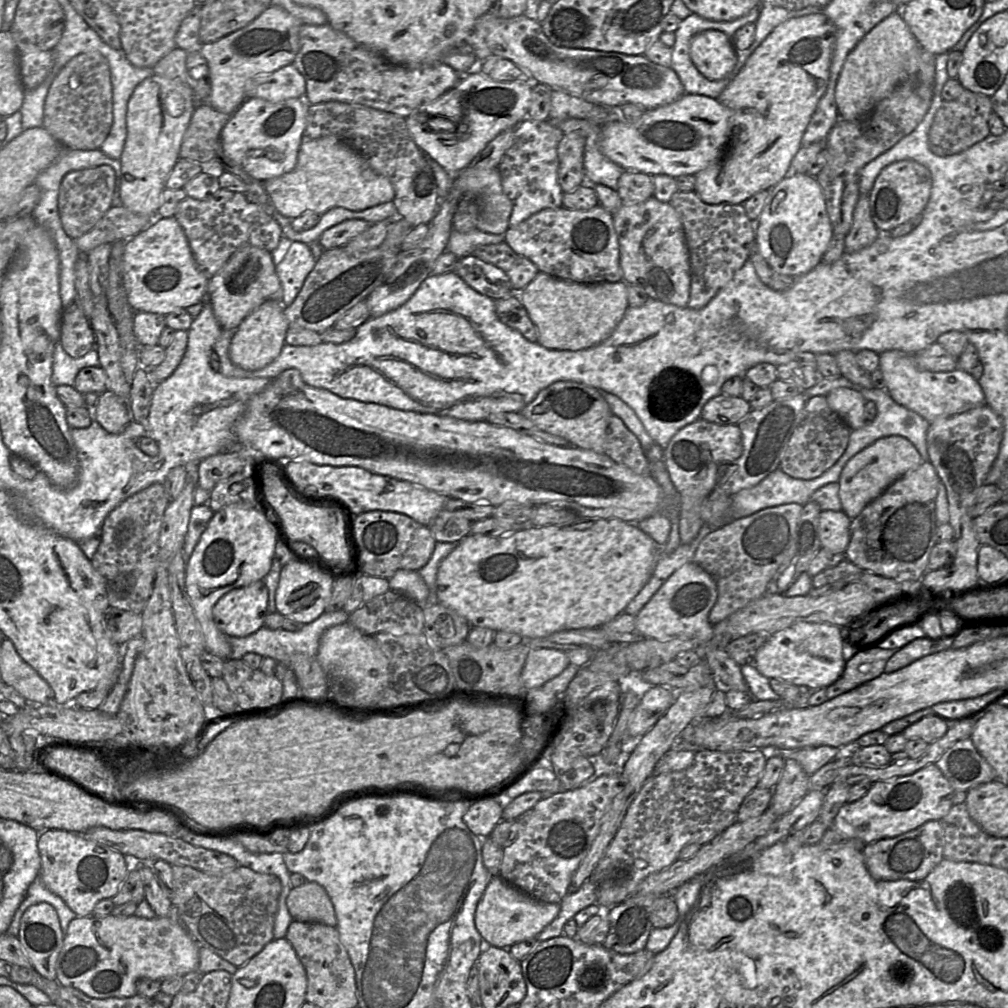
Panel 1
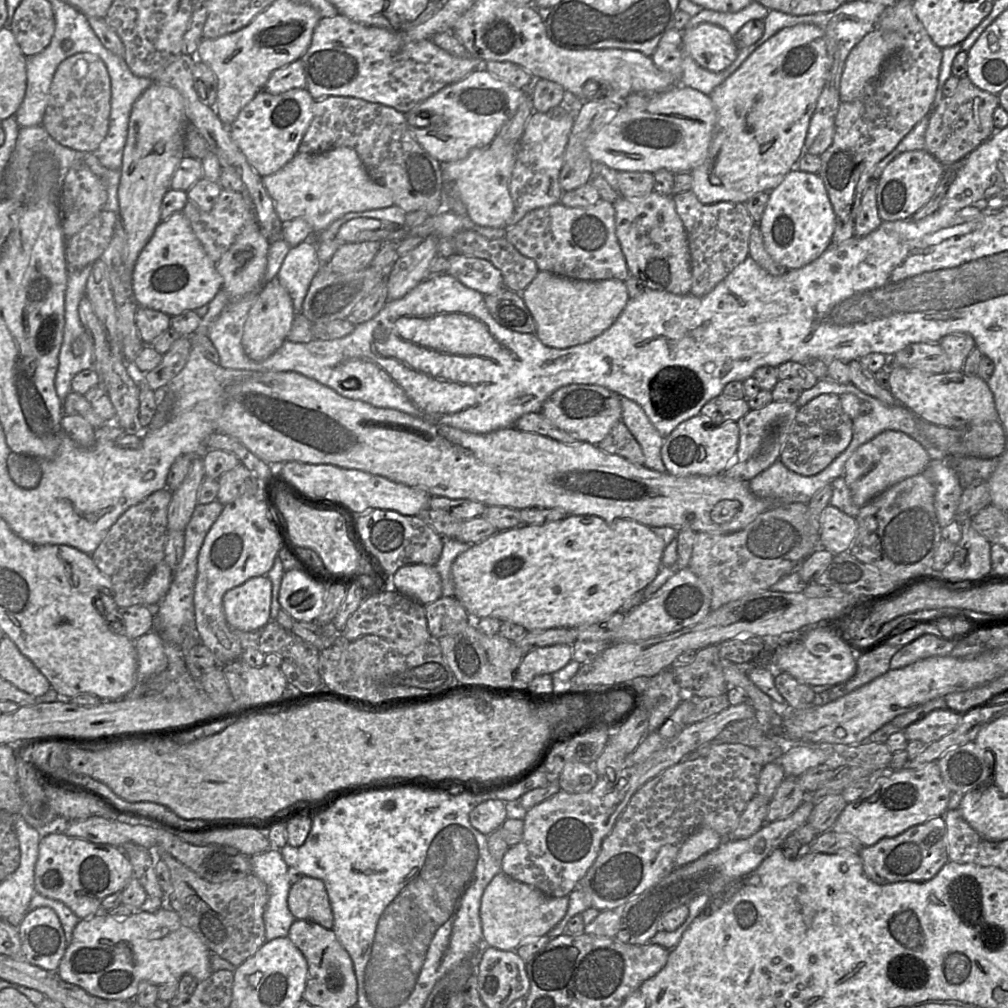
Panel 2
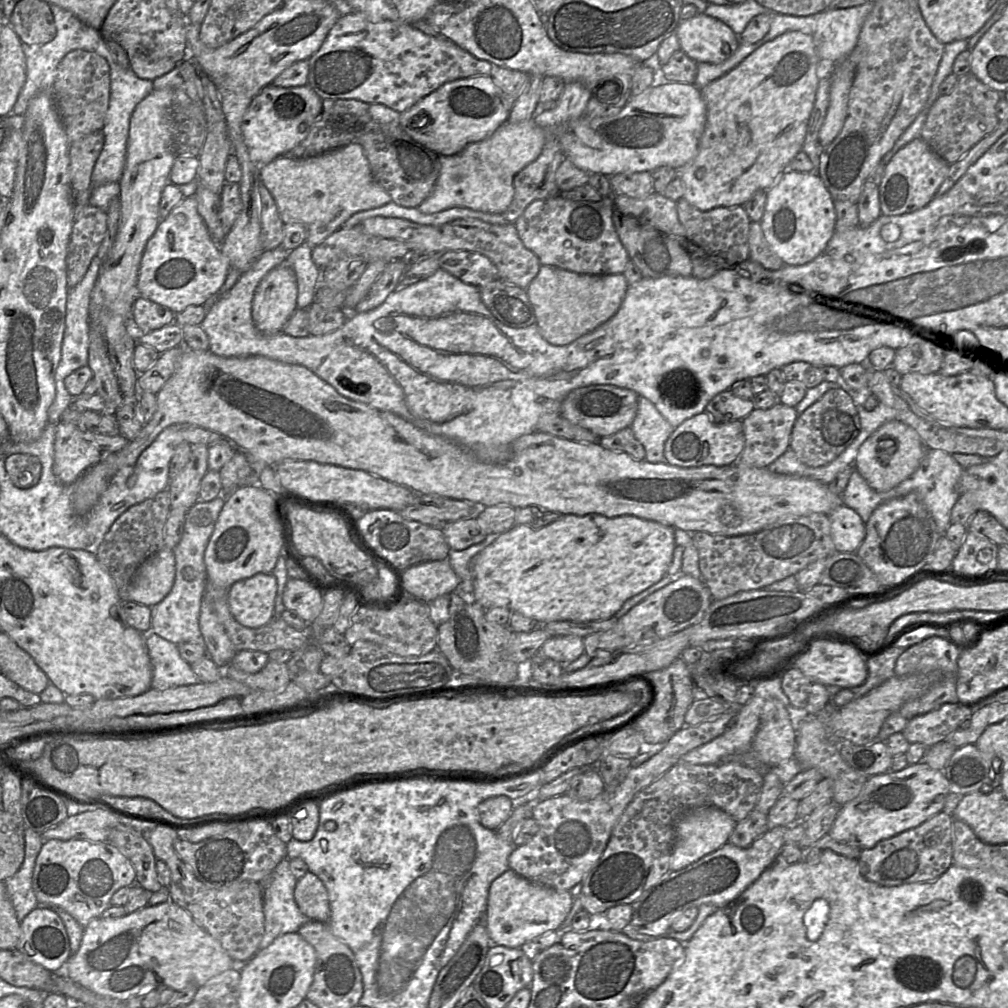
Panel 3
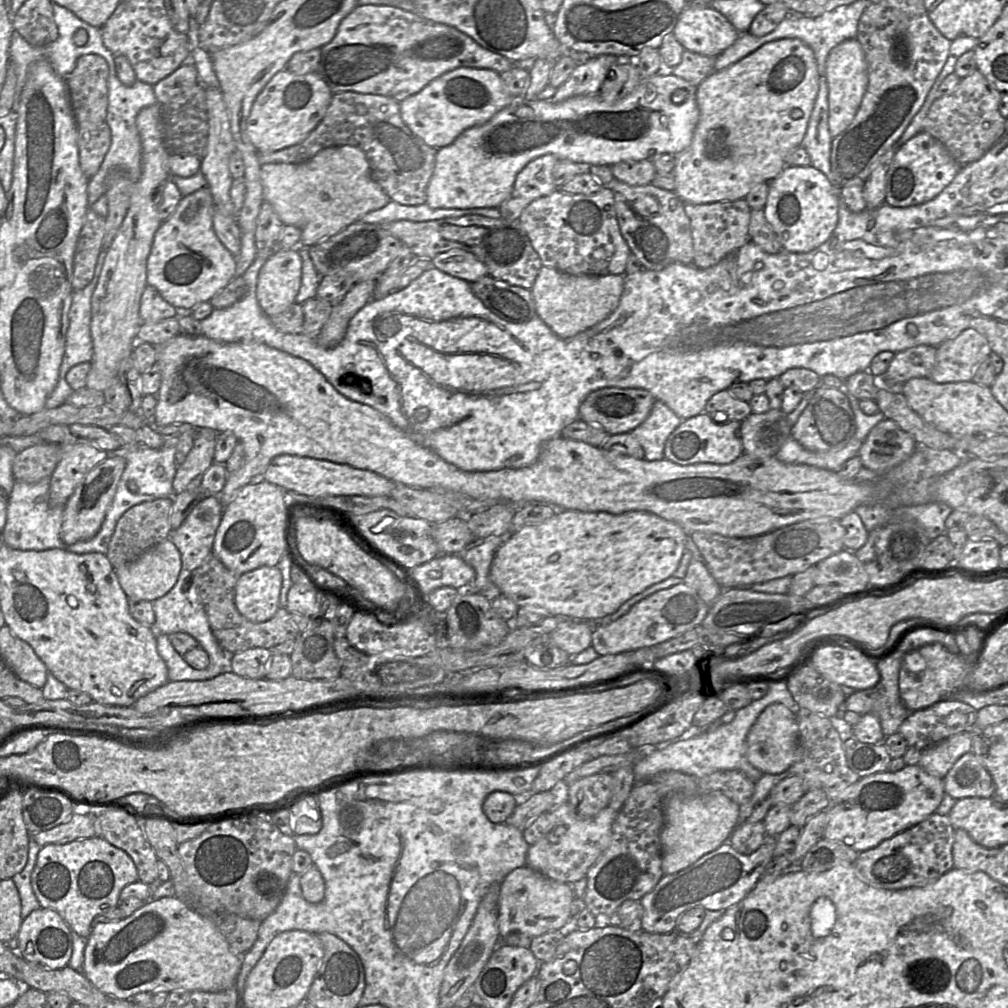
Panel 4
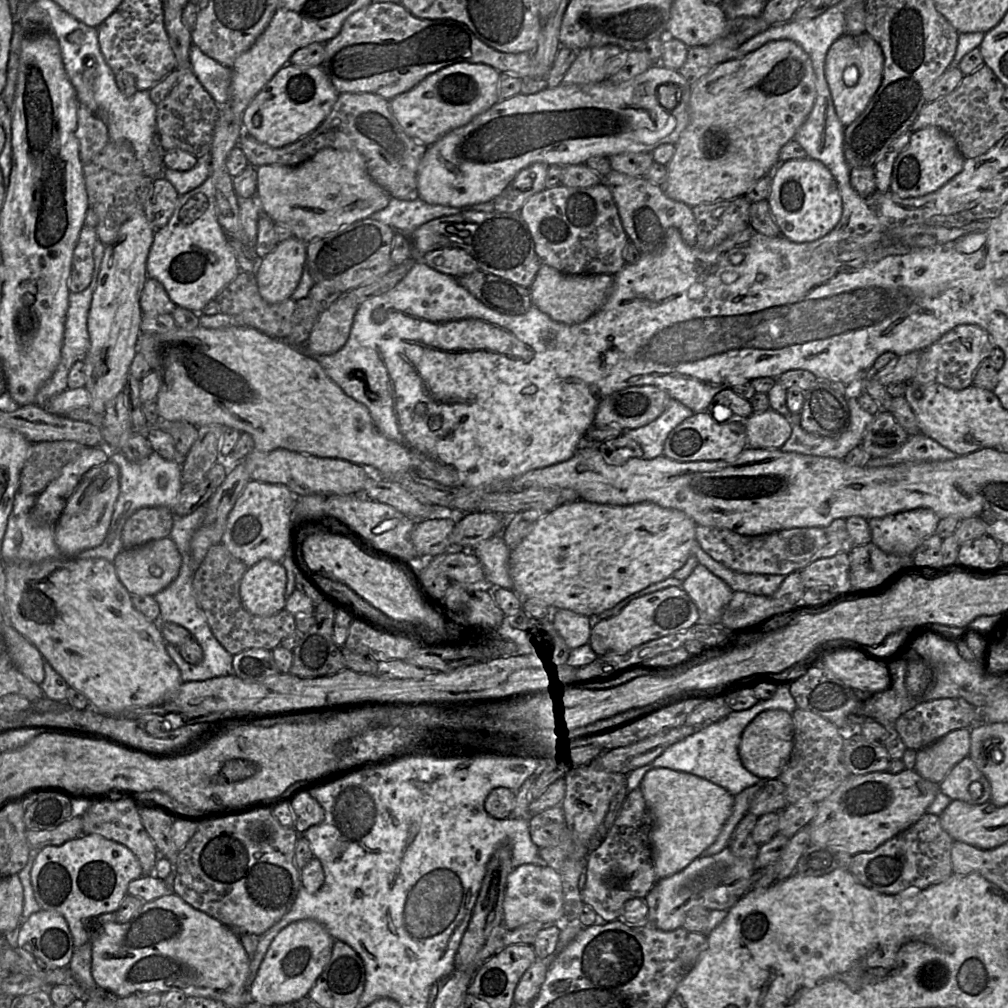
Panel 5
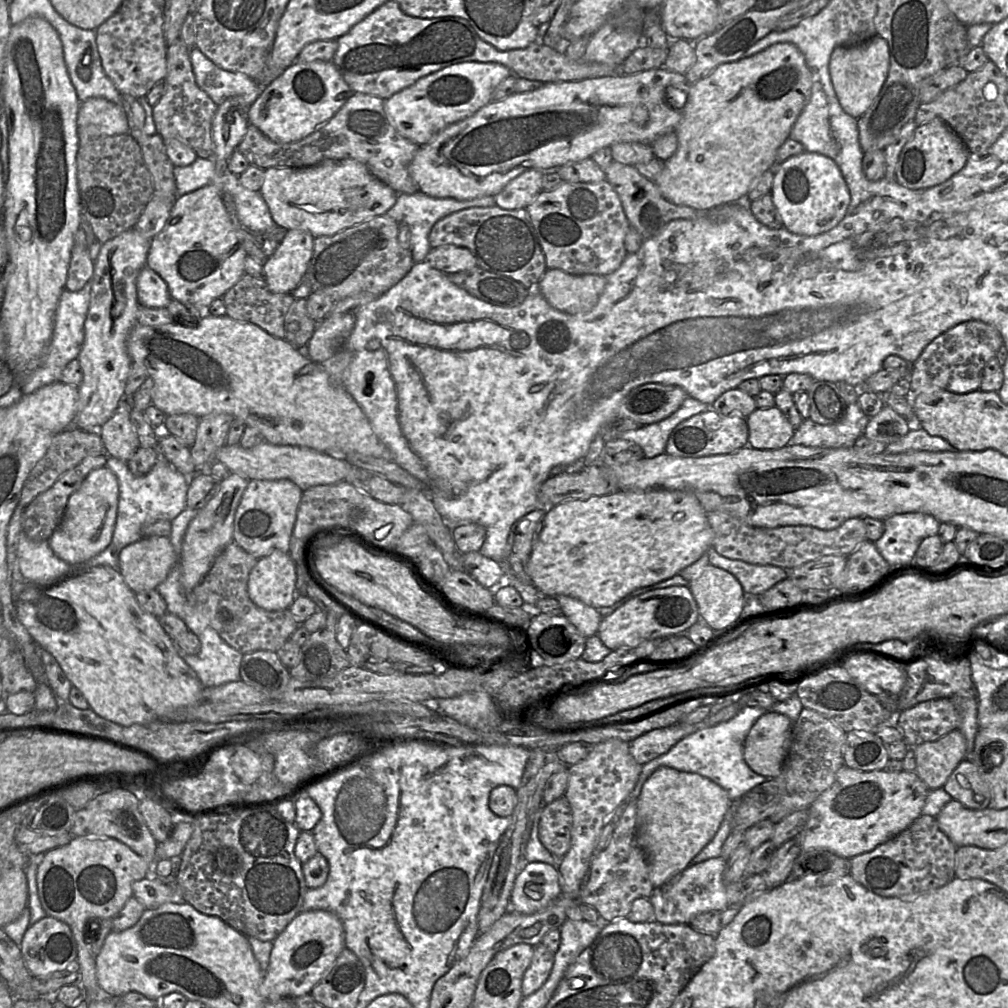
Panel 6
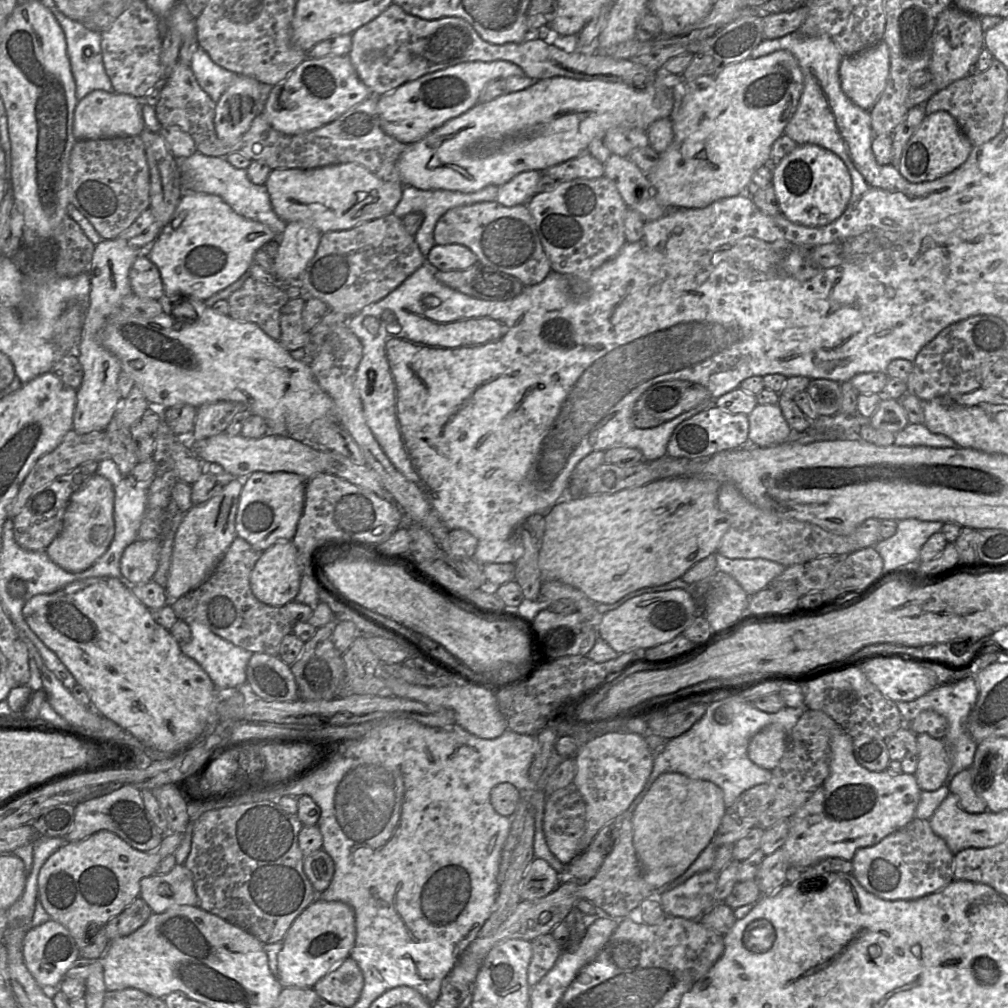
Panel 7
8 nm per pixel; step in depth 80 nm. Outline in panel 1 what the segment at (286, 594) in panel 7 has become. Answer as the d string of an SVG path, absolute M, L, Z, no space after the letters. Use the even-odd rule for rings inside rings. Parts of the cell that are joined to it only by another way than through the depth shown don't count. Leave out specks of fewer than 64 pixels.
M261 579L224 594L213 607L213 619L227 636L245 637L264 626L267 606L268 588Z

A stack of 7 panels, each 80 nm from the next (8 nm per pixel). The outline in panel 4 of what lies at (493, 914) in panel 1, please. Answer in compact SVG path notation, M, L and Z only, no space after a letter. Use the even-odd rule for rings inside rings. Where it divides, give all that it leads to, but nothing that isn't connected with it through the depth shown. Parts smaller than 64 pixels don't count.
M523 866L514 869L500 883L498 901L498 929L500 938L521 933L534 938L555 930L566 930L570 925L571 904L574 900L570 885L552 880Z

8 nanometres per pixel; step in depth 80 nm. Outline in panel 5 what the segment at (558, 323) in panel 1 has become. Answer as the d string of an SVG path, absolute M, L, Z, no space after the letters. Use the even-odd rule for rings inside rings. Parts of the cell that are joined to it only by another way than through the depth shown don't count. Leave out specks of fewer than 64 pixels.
M541 265L530 289L532 303L551 319L566 325L582 323L597 313L608 300L615 275L565 274L553 267Z

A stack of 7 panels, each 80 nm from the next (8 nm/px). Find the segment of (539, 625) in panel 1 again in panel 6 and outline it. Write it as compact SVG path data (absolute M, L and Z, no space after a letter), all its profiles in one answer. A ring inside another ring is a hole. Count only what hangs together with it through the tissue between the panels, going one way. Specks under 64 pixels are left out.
M616 491L561 503L546 512L528 561L528 574L542 596L571 596L598 609L614 605L638 588L678 575L711 548L713 538L707 513L691 492Z

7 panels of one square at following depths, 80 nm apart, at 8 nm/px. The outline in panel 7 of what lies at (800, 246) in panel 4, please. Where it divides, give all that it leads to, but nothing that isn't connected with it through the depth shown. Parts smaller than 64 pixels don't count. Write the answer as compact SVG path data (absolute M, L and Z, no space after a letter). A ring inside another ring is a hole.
M801 144L773 167L772 185L781 213L791 222L822 227L837 220L852 197L852 178L844 161L832 151L815 144Z

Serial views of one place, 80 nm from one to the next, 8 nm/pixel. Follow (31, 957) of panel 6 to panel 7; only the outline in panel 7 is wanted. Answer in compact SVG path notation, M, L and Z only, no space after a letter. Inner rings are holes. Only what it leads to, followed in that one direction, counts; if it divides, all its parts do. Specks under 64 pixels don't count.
M52 919L31 928L25 935L21 950L28 971L41 988L58 989L67 971L79 958L78 947L70 932Z

